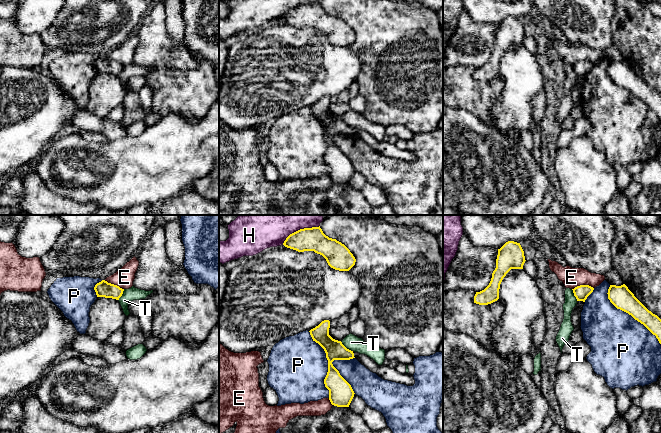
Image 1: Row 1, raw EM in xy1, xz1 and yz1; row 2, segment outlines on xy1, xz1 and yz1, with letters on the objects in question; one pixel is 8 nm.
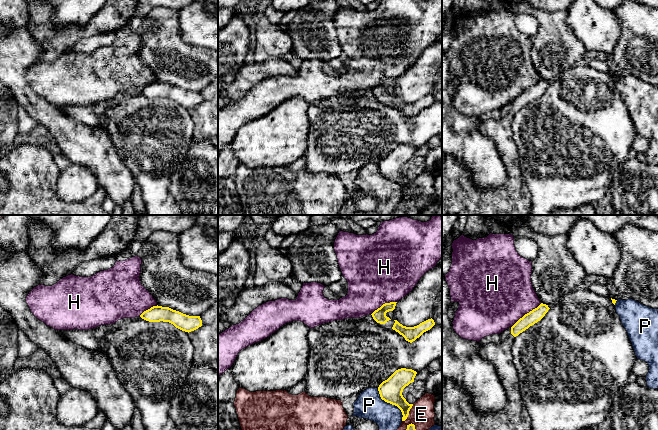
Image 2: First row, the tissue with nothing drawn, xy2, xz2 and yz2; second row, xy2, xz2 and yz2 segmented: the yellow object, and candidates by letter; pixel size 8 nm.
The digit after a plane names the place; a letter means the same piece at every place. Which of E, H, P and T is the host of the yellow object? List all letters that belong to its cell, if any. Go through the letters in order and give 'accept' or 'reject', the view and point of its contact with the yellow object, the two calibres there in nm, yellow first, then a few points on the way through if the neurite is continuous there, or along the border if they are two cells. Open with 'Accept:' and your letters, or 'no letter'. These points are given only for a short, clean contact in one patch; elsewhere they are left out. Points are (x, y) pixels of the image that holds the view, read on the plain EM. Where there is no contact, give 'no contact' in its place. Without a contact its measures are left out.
Accept: no letter
E: reject; meets yellow in yz1 at (582, 61); 120 nm thick on the yellow side, 160 nm on the other
H: reject; meets yellow in xz1 at (300, 5); 190 nm thick on the yellow side, 190 nm on the other; border along xz1 (319, 1), (300, 4), (292, 8), (282, 20)
P: reject; meets yellow in yz1 at (629, 90); 180 nm thick on the yellow side, 460 nm on the other
T: reject; meets yellow in xz1 at (345, 123); 160 nm thick on the yellow side, 120 nm on the other; border along xz1 (340, 117), (352, 127)

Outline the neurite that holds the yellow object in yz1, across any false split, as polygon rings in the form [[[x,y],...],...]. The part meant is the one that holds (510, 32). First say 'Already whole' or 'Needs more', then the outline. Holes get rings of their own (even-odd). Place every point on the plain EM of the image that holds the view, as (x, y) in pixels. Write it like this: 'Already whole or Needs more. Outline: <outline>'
Already whole. Outline: [[[514,17],[506,18],[498,25],[496,44],[492,49],[489,61],[484,66],[476,68],[474,79],[488,81],[497,77],[503,54],[511,45],[523,45],[525,37],[524,27],[520,19]]]

